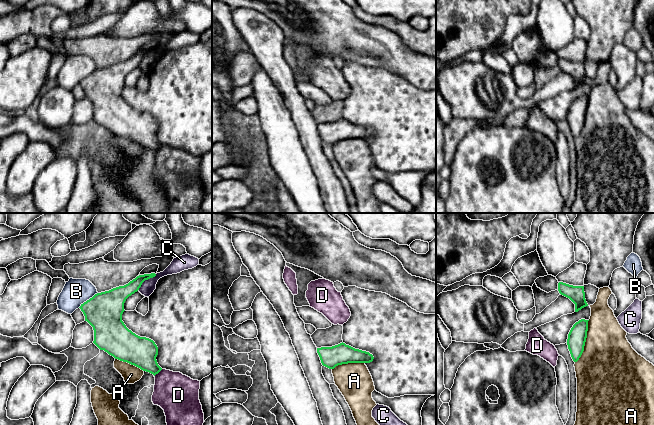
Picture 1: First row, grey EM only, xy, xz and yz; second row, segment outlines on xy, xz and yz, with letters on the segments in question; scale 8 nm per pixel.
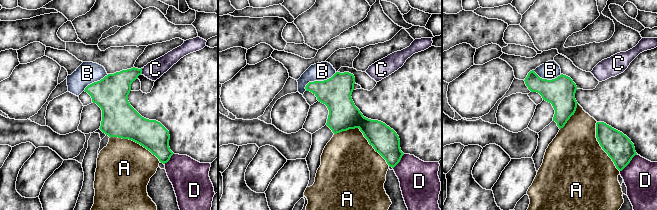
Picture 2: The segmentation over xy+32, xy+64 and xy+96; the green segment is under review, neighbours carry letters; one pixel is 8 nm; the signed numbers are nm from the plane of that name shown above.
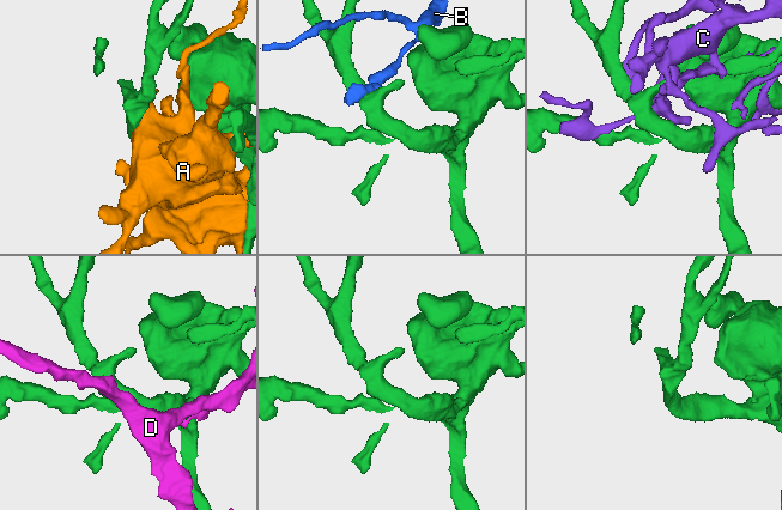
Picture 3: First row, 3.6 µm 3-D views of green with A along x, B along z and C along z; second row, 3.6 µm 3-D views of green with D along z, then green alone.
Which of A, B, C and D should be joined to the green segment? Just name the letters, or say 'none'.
A

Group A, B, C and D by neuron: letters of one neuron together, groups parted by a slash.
A / B / C / D

